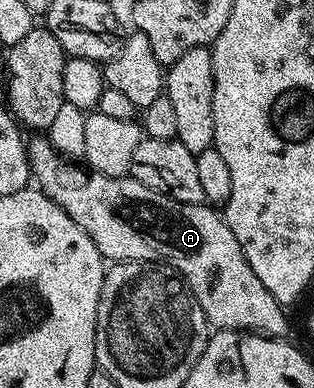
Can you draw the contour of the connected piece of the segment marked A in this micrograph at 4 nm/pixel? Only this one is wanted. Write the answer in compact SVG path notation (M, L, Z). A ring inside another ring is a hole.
M49 136L31 137L34 138L29 138L28 141L30 172L37 188L46 193L48 199L57 203L89 235L92 243L96 243L96 247L102 252L103 258L114 263L119 261L165 263L184 278L190 292L200 303L207 321L215 330L250 331L255 327L262 327L258 325L285 323L287 310L274 298L272 291L268 291L268 287L260 283L236 235L232 235L232 227L228 227L225 216L217 208L206 203L189 205L186 202L178 202L168 194L138 182L131 175L124 177L109 177L103 173L91 175L81 164L78 166L73 160L63 157L51 143Z

